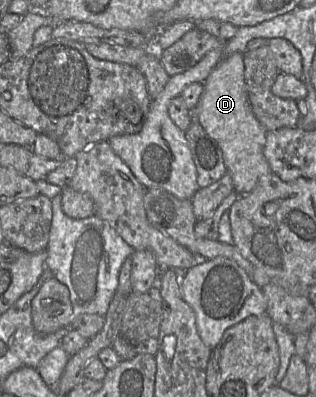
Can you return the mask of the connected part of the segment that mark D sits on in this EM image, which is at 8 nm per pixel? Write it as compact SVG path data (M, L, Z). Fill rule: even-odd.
M235 52L223 58L211 71L194 110L195 118L222 150L227 173L232 178L233 192L240 196L250 193L271 170L263 154L267 131L255 117L248 100L243 53Z

